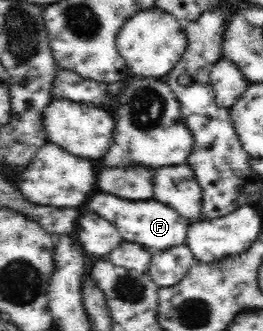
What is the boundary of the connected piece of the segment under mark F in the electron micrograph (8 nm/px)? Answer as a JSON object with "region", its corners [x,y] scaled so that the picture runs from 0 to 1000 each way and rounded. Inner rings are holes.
{"region":[[[357,583],[335,601],[335,631],[433,674],[471,725],[540,737],[582,758],[646,752],[707,728],[715,671],[654,625],[631,625],[608,607],[479,607],[411,583]]]}

